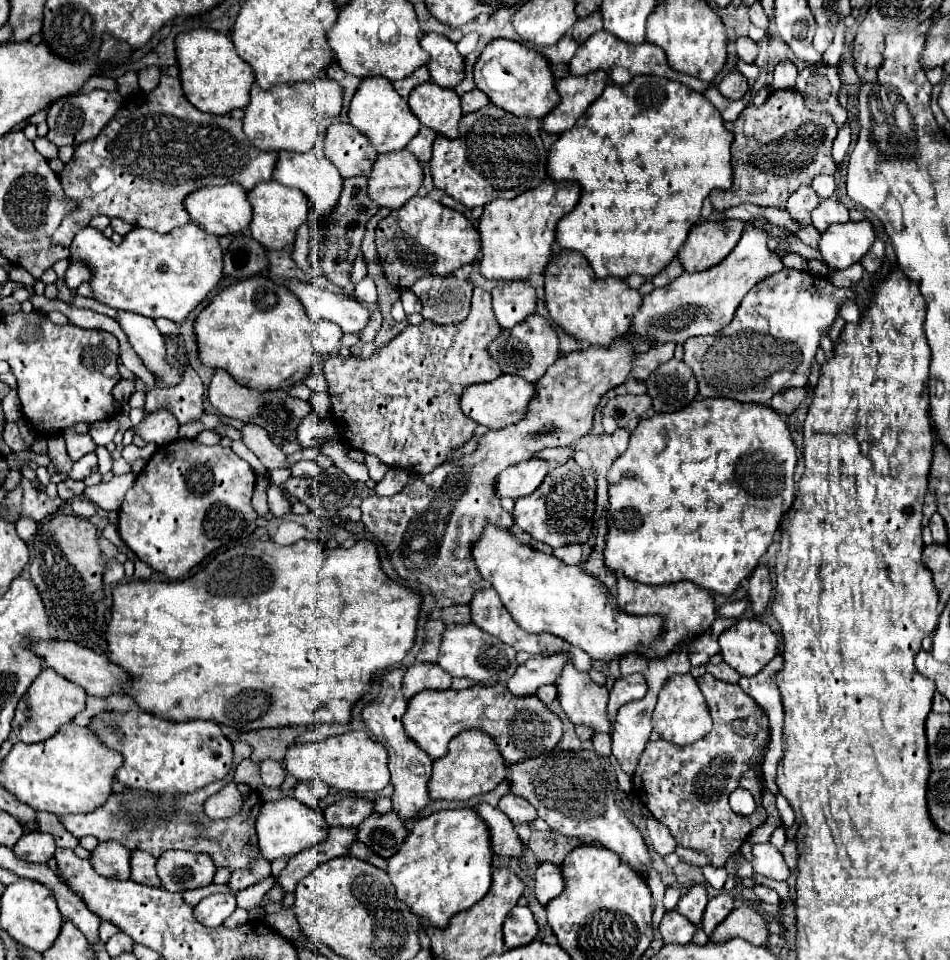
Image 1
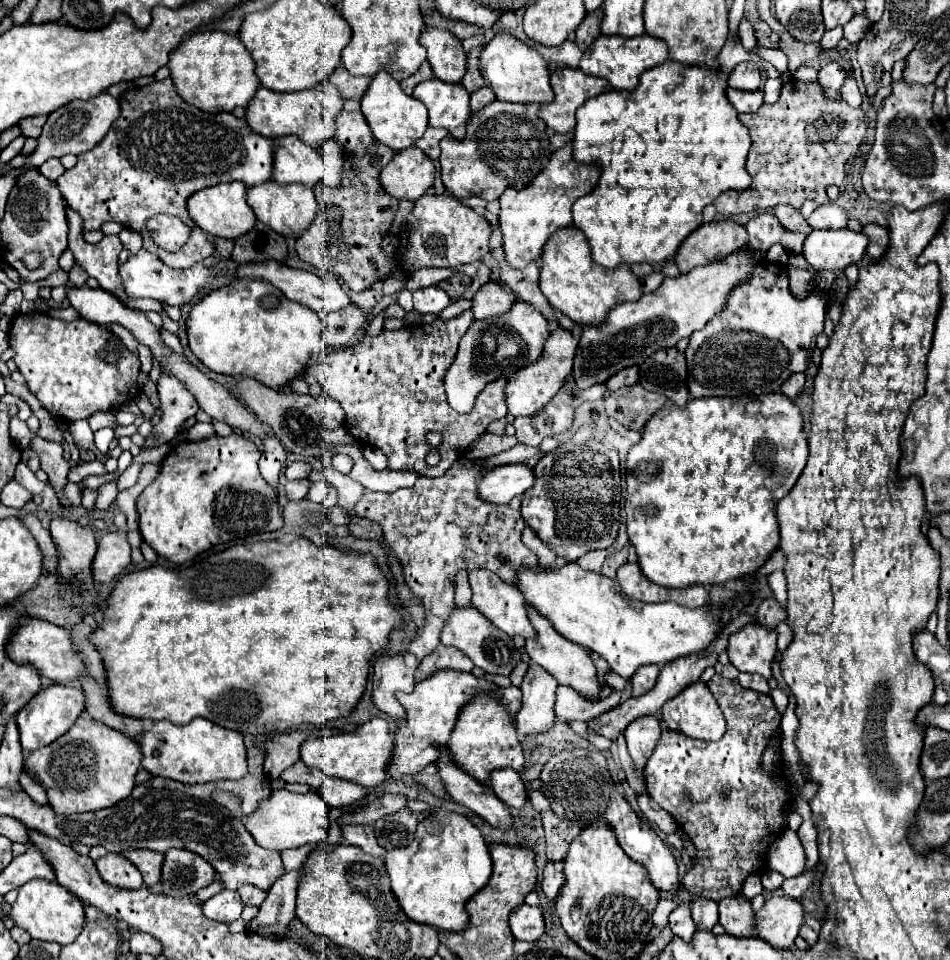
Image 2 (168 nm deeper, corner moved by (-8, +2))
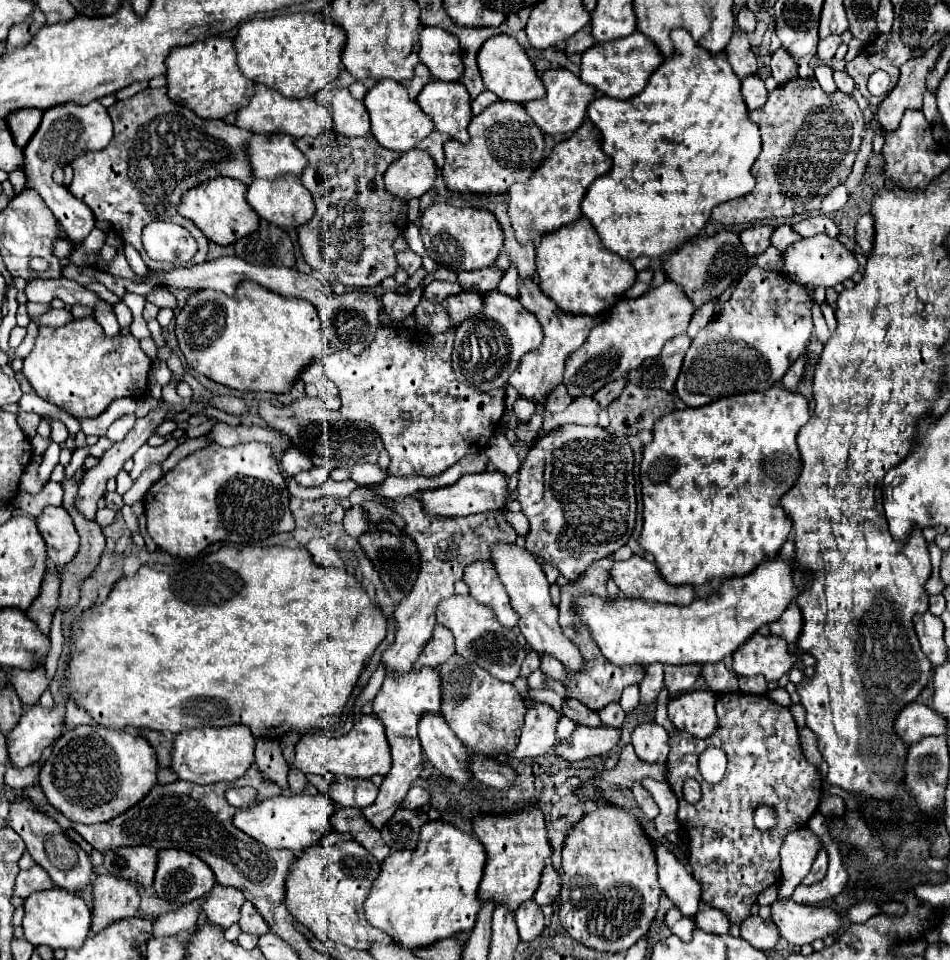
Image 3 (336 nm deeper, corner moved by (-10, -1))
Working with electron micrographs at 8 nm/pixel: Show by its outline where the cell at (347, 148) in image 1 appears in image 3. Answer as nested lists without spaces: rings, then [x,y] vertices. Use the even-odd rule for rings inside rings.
[[[327,87],[318,91],[315,95],[317,103],[330,108],[333,121],[335,121],[335,131],[349,135],[349,137],[359,137],[369,133],[369,115],[363,105],[363,101],[355,99],[347,87],[335,89]]]

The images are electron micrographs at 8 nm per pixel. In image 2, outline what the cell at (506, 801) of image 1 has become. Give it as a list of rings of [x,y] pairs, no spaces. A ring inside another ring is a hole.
[[[511,768],[495,770],[491,774],[491,788],[499,800],[503,800],[509,808],[521,808],[527,802],[527,788],[521,782],[519,774]]]

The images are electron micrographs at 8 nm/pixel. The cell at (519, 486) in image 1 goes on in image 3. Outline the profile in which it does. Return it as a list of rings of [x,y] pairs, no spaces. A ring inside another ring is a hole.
[[[483,471],[477,475],[465,475],[449,487],[419,491],[417,497],[419,497],[419,503],[423,505],[423,511],[427,511],[433,517],[465,517],[465,515],[473,515],[473,513],[503,509],[507,499],[511,497],[511,489],[509,489],[509,479],[503,473]]]

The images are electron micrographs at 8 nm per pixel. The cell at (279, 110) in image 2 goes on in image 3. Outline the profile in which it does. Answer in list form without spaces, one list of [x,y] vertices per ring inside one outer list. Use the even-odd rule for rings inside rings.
[[[255,85],[255,95],[251,97],[249,105],[237,111],[235,119],[237,127],[243,127],[251,133],[287,133],[291,137],[305,137],[305,135],[321,135],[331,125],[331,113],[327,107],[319,105],[313,97],[309,99],[289,99],[269,87]]]

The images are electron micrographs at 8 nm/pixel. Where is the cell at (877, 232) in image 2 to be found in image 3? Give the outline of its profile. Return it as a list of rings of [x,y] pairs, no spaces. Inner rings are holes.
[[[861,215],[855,229],[857,229],[857,233],[855,233],[857,247],[859,247],[863,253],[869,253],[871,247],[873,247],[873,239],[875,239],[873,217],[871,217],[871,215]]]

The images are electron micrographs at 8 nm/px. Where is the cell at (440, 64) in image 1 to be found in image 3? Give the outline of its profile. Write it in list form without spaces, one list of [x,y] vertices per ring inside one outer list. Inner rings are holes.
[[[423,27],[419,59],[439,81],[459,81],[463,75],[459,39],[441,27]]]

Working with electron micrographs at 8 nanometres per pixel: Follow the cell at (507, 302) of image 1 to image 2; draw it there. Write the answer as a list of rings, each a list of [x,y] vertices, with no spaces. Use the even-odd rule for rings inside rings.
[[[489,280],[473,296],[473,316],[477,320],[501,316],[509,312],[511,304],[515,302],[517,302],[517,296],[513,294],[513,290],[497,284],[495,280]]]

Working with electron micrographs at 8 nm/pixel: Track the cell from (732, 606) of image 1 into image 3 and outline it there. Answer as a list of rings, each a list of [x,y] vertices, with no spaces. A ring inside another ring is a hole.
[[[641,723],[631,735],[631,743],[641,761],[665,763],[669,755],[669,735],[657,723]]]

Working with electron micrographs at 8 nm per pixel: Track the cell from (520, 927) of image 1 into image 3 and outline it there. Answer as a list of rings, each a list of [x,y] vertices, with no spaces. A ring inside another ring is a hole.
[[[529,899],[523,905],[519,905],[519,909],[515,911],[515,919],[517,919],[517,929],[519,929],[519,937],[521,941],[533,941],[541,935],[545,923],[543,923],[543,913],[541,907]]]

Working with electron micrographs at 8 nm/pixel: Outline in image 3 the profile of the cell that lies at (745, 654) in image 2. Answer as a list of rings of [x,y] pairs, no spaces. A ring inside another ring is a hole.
[[[753,635],[733,653],[733,669],[737,675],[763,675],[767,681],[779,681],[799,661],[783,637]]]

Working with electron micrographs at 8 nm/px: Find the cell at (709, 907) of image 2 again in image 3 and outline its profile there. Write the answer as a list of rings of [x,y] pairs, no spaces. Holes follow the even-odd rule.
[[[703,907],[697,913],[695,923],[699,929],[703,929],[707,933],[717,933],[717,935],[729,933],[729,927],[731,927],[727,915],[723,915],[723,911],[715,911],[713,907]]]

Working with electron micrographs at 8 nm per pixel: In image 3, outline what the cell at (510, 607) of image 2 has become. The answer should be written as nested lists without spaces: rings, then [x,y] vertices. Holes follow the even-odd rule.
[[[475,561],[475,563],[467,565],[463,581],[469,587],[469,595],[475,597],[479,603],[489,605],[493,609],[495,617],[499,619],[499,623],[503,623],[503,627],[511,629],[517,625],[519,617],[511,609],[509,595],[507,595],[503,583],[499,581],[497,571],[491,561]]]

